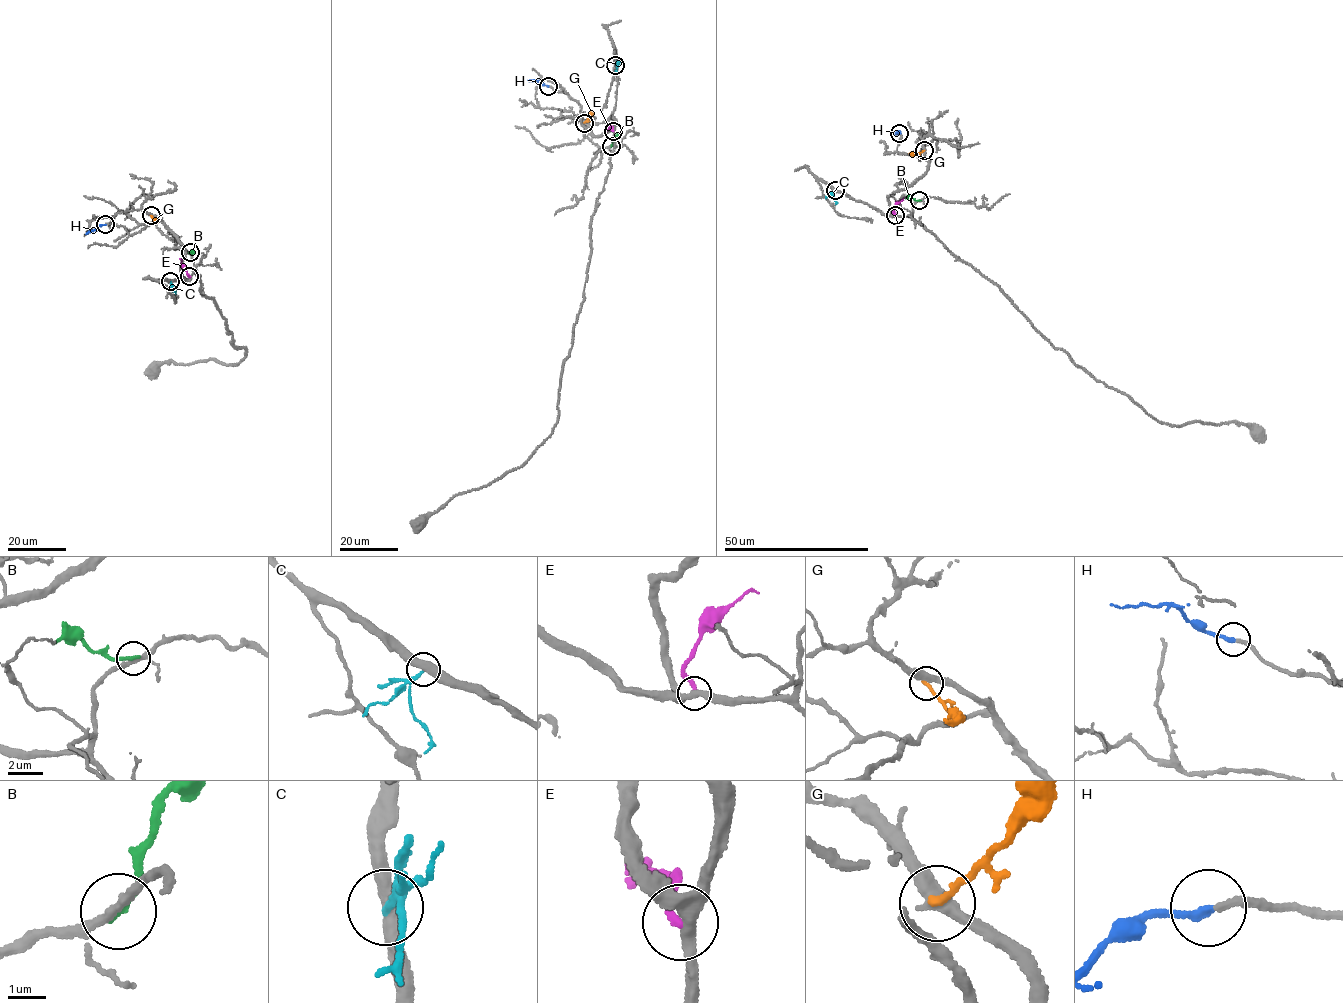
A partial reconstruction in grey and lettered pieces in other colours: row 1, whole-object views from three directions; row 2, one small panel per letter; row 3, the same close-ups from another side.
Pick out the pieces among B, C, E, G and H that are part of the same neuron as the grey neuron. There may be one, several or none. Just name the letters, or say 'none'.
H

